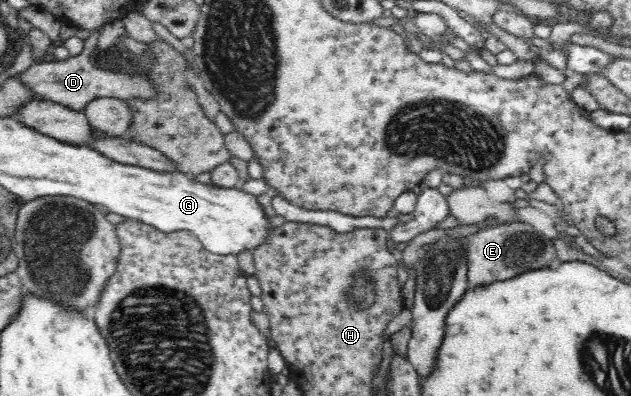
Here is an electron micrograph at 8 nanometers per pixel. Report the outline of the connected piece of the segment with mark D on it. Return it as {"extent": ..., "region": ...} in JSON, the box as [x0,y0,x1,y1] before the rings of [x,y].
{"extent":[21,31,159,112],"region":[[[100,31],[92,32],[91,37],[83,42],[84,49],[75,57],[59,60],[34,62],[28,71],[21,73],[23,83],[31,87],[38,98],[82,112],[93,99],[111,97],[123,100],[153,100],[159,91],[142,74],[122,73],[119,71],[97,69],[90,63],[90,53],[97,47]]]}

